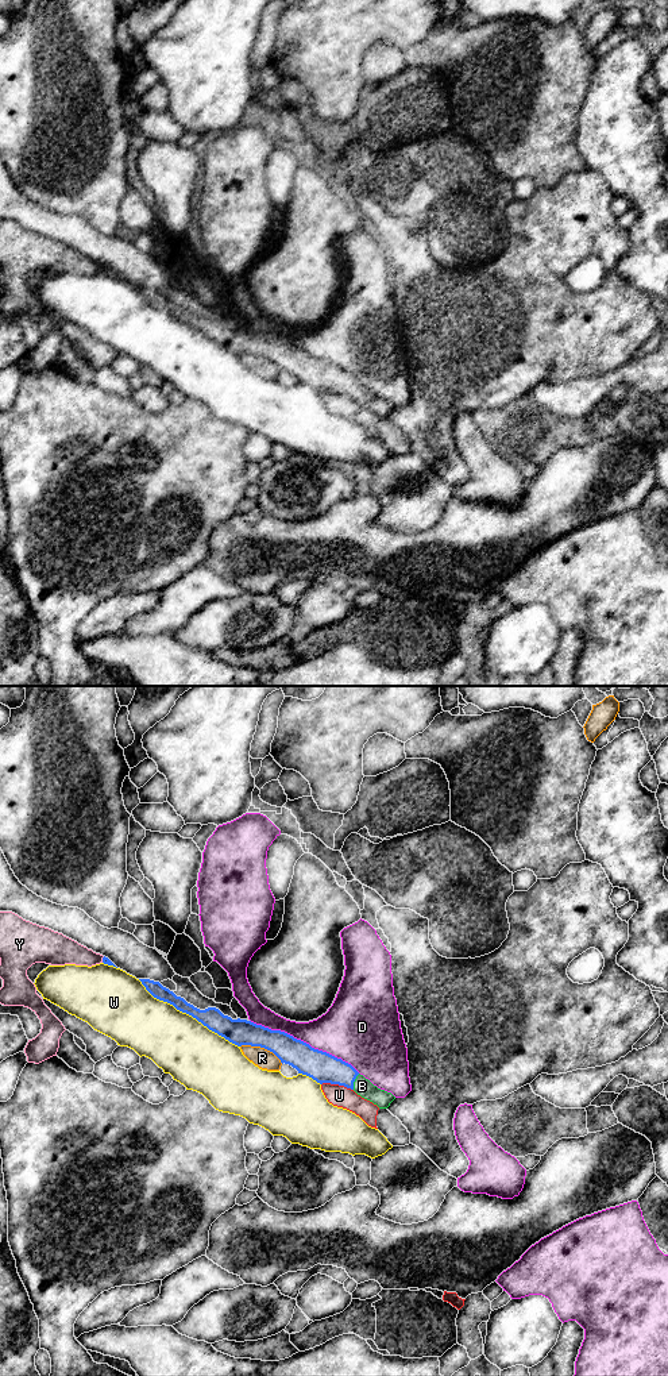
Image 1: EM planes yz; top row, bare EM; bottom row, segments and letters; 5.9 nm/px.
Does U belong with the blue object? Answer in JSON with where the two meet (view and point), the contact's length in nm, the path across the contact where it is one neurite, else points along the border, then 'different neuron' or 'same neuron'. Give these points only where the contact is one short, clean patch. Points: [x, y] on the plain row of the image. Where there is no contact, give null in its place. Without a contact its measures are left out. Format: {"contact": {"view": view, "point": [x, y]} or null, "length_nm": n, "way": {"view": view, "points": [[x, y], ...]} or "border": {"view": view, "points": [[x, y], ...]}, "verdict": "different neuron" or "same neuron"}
{"contact": {"view": "yz", "point": [338, 392]}, "length_nm": 200, "border": {"view": "yz", "points": [[321, 392], [338, 392], [352, 399]]}, "verdict": "different neuron"}

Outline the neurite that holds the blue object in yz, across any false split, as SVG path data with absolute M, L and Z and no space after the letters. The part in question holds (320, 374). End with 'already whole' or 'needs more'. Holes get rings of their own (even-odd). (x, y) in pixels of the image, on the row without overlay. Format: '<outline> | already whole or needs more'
M139 288L146 298L157 308L173 313L206 335L209 339L224 346L229 351L242 355L260 355L273 361L283 373L289 373L317 392L331 392L354 398L362 406L372 411L379 417L387 417L395 408L391 401L378 397L360 383L351 373L327 361L312 356L309 352L293 344L271 339L247 328L232 328L216 316L200 319L163 296L159 290Z | needs more

